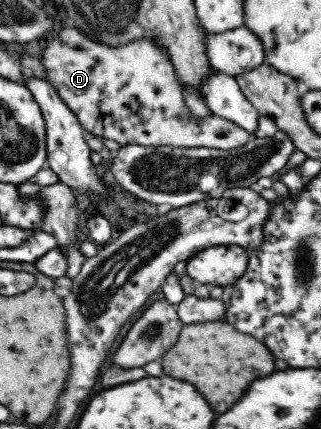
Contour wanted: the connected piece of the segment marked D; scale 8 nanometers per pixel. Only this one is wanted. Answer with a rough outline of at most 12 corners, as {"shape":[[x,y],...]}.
{"shape":[[67,25],[46,80],[121,147],[235,150],[251,133],[190,116],[166,52]]}

